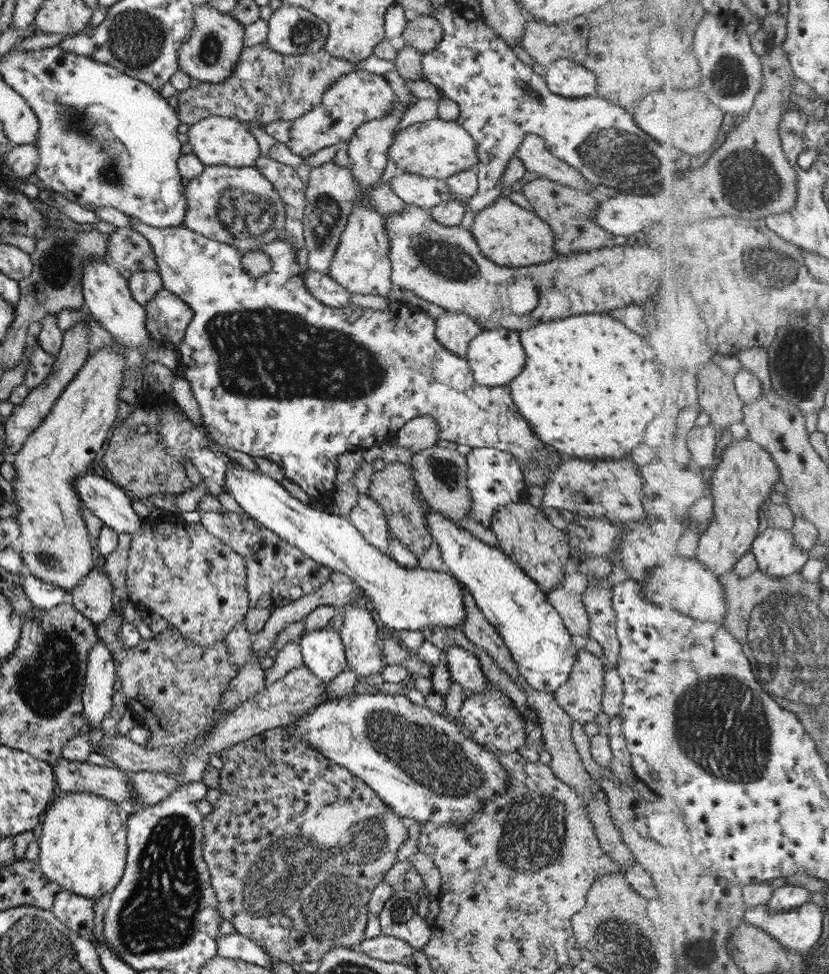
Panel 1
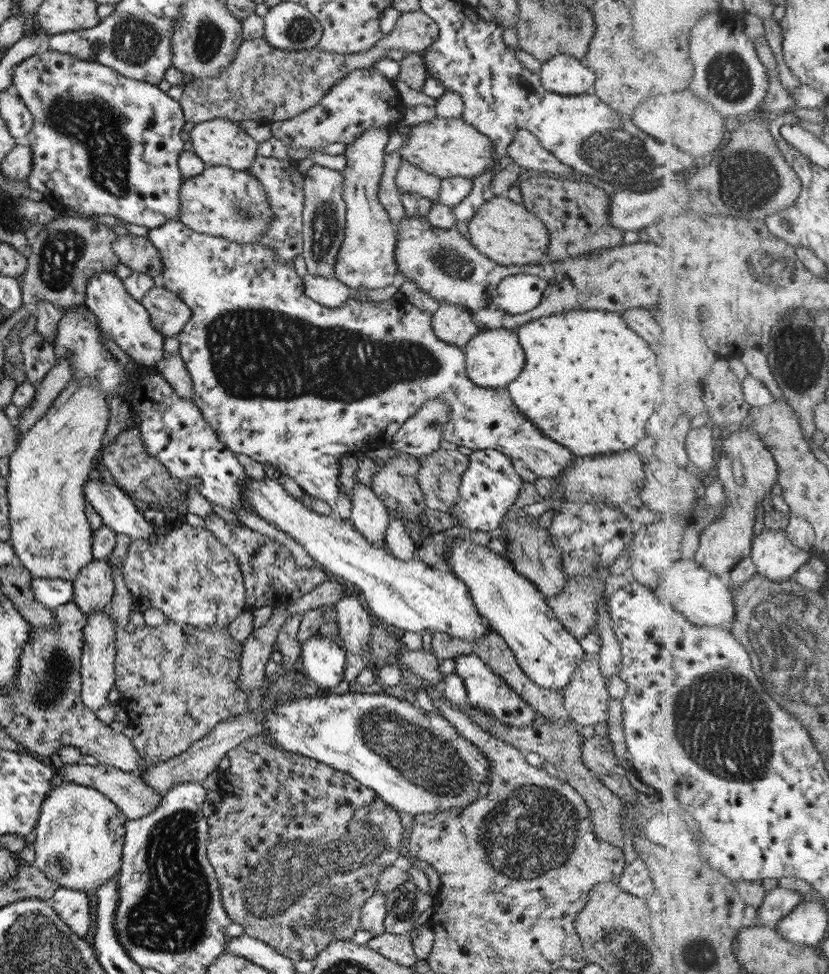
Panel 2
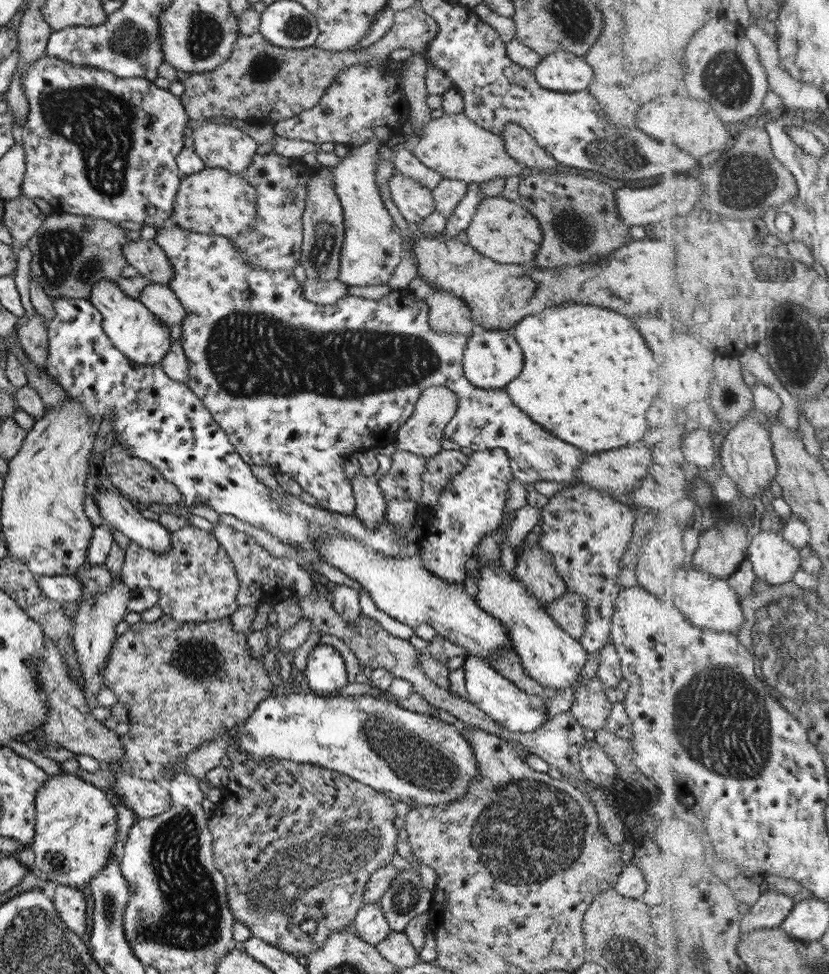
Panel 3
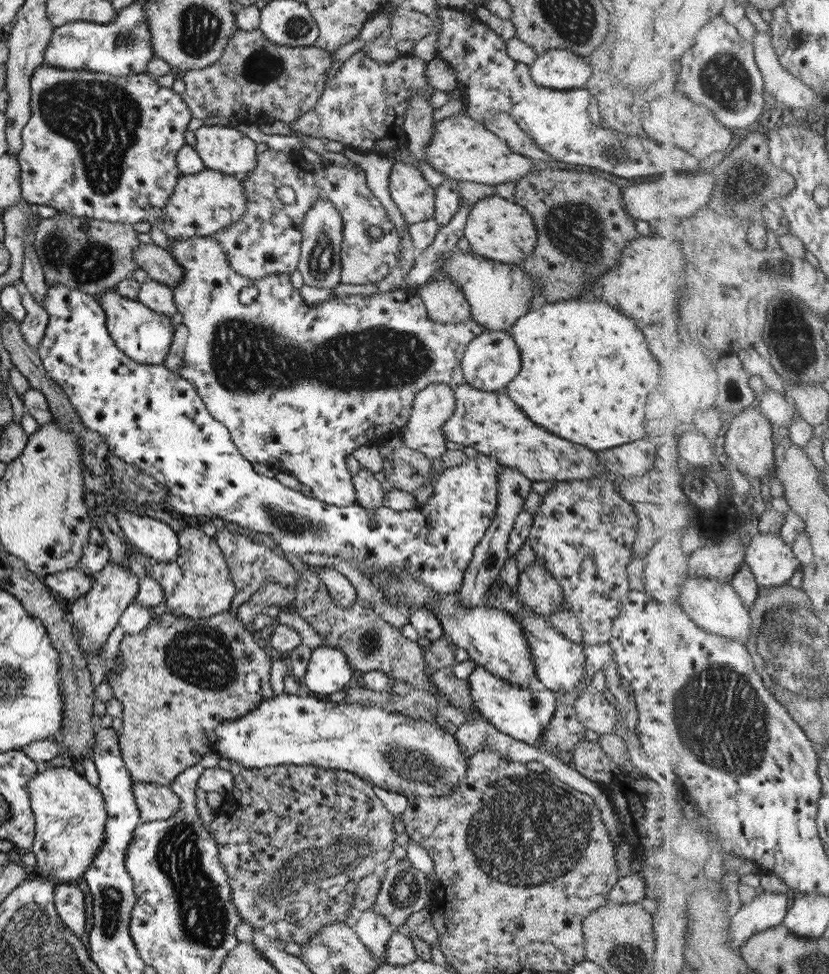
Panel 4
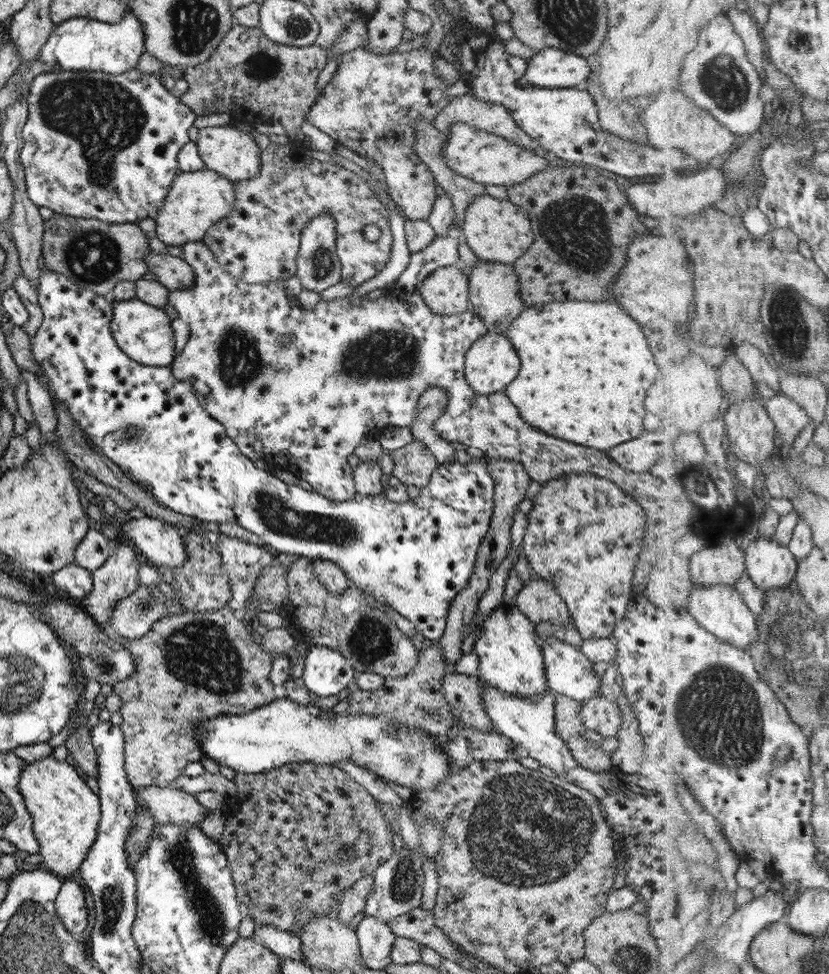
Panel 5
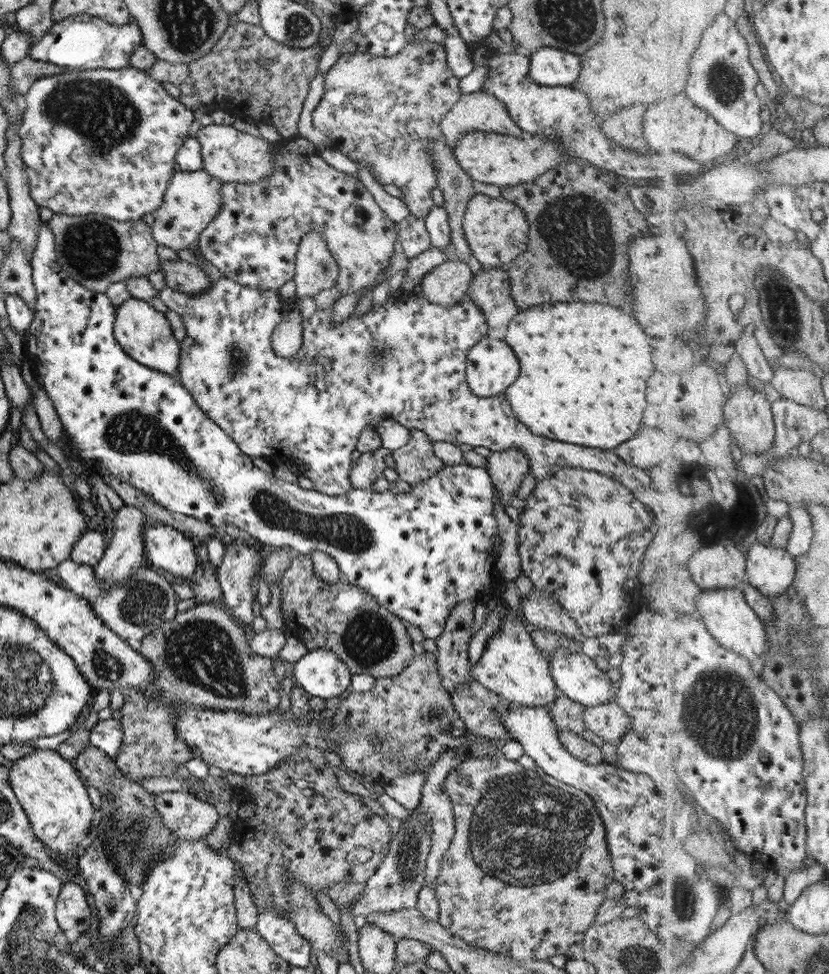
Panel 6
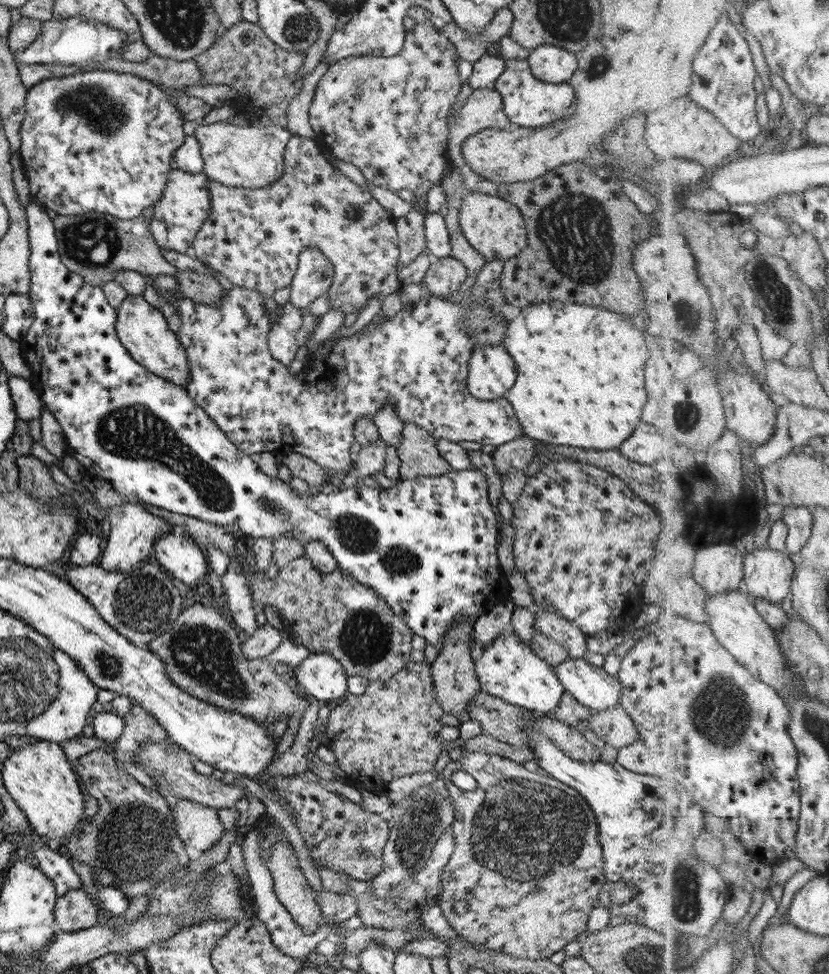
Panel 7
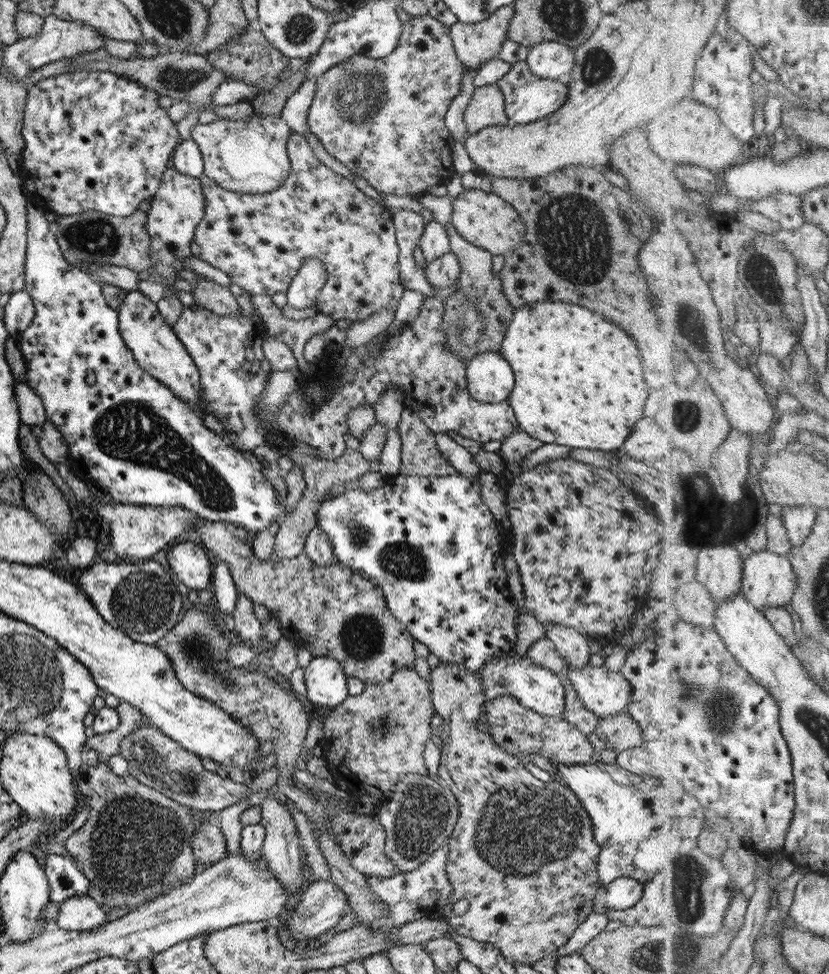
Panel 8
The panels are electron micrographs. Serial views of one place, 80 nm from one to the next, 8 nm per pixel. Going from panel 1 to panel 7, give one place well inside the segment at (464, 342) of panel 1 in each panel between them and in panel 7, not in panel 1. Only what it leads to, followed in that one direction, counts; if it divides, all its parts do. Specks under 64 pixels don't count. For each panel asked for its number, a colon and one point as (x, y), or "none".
2: (452, 324)
3: (446, 313)
4: (444, 302)
5: (445, 291)
6: (445, 284)
7: (444, 275)

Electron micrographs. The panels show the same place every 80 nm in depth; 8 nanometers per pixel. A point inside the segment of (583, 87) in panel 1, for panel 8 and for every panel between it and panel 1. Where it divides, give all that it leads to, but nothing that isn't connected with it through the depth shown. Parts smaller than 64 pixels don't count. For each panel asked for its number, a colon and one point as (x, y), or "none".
2: (562, 74)
3: (562, 71)
4: (556, 69)
5: (550, 68)
6: (547, 66)
7: (548, 63)
8: (548, 59)

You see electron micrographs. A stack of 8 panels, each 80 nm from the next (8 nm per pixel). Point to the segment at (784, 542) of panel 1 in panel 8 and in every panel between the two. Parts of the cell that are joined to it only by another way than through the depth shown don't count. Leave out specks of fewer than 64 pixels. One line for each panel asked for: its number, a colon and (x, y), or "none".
2: (775, 556)
3: (775, 560)
4: (774, 562)
5: (771, 565)
6: (772, 570)
7: (769, 574)
8: (770, 580)

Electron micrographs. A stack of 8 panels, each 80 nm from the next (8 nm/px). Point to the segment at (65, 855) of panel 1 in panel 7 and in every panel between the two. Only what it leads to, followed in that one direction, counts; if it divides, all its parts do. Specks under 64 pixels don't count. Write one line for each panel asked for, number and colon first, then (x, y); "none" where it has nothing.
2: (78, 844)
3: (75, 824)
4: (69, 815)
5: (65, 813)
6: (48, 788)
7: (39, 779)

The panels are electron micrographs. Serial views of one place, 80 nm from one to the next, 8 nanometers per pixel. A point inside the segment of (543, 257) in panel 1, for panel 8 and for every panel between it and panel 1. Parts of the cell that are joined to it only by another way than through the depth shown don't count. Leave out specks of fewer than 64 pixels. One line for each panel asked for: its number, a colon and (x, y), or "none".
2: (507, 233)
3: (499, 229)
4: (499, 230)
5: (495, 230)
6: (496, 232)
7: (495, 228)
8: (481, 218)

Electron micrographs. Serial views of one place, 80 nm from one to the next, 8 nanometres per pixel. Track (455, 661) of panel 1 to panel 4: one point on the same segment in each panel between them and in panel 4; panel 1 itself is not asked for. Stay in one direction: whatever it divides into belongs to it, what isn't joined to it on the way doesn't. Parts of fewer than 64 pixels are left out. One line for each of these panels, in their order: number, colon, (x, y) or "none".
2: (489, 693)
3: (517, 712)
4: (519, 713)

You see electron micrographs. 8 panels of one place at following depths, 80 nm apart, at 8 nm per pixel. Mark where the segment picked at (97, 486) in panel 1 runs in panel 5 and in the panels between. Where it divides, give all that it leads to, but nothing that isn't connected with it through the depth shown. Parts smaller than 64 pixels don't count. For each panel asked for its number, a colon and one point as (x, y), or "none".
2: (115, 509)
3: (116, 511)
4: (151, 537)
5: (158, 544)

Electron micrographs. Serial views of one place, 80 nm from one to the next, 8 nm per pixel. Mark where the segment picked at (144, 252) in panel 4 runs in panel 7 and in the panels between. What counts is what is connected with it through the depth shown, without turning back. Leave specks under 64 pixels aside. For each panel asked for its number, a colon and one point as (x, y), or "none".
5: (173, 273)
6: (178, 275)
7: (201, 288)

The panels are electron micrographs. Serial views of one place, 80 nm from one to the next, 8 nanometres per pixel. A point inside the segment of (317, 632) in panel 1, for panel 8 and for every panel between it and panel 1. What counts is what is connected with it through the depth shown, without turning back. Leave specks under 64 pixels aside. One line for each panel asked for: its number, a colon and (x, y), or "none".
2: (322, 661)
3: (324, 671)
4: (327, 670)
5: (326, 672)
6: (319, 672)
7: (322, 676)
8: (325, 683)

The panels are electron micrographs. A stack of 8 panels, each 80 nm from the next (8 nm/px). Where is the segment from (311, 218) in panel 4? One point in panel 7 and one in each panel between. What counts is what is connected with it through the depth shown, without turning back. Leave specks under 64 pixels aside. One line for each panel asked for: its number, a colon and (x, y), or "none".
5: (317, 267)
6: (315, 269)
7: (313, 275)

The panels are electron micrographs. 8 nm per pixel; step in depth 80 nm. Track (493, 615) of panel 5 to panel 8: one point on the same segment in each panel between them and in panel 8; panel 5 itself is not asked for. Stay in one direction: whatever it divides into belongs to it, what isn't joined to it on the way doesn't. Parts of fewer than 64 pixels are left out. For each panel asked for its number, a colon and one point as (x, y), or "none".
6: (511, 667)
7: (507, 668)
8: (536, 688)

